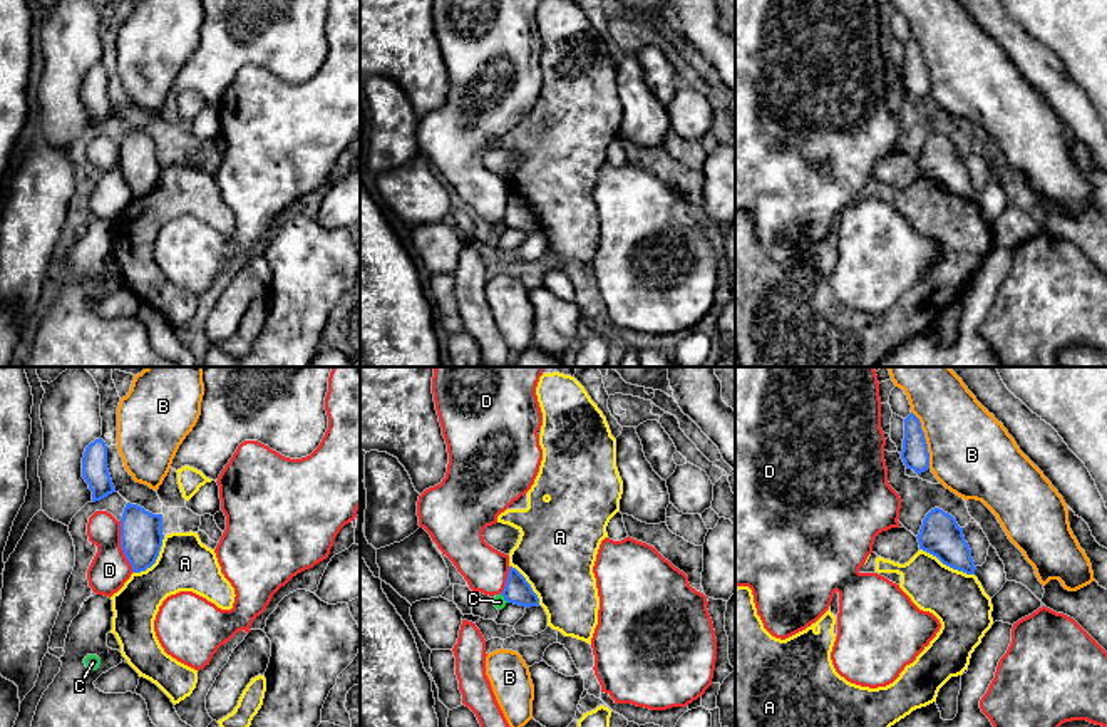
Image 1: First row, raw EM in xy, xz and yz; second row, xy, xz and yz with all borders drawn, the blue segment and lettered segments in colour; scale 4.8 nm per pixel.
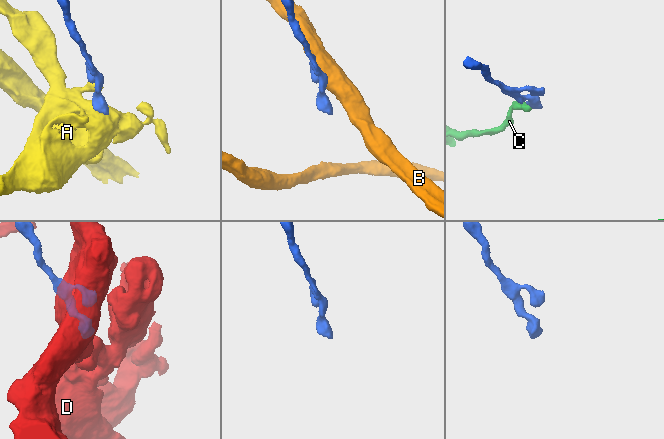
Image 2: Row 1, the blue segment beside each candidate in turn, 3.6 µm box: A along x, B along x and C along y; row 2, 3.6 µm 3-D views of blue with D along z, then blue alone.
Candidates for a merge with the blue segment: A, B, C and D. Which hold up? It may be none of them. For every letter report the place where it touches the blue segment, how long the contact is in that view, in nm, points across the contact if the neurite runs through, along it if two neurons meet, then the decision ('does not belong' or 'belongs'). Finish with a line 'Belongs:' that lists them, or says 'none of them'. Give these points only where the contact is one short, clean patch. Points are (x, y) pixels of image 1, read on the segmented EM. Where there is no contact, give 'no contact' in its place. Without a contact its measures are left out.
A: meets blue in yz at (947, 565); contact 300 nm long; border along yz (920, 548), (935, 555), (943, 563), (973, 575); does not belong
B: meets blue in yz at (925, 439); contact 300 nm long; border along yz (911, 411), (923, 433), (930, 468); does not belong
C: meets blue in xz at (504, 598); contact 60 nm long; border along xz (499, 593), (508, 602); does not belong
D: meets blue in xy at (121, 546); contact 260 nm long; border along xy (119, 521), (119, 546), (134, 572); does not belong
Belongs: none of them

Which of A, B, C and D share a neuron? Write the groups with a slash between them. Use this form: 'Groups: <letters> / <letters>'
Groups: A / B / C / D

